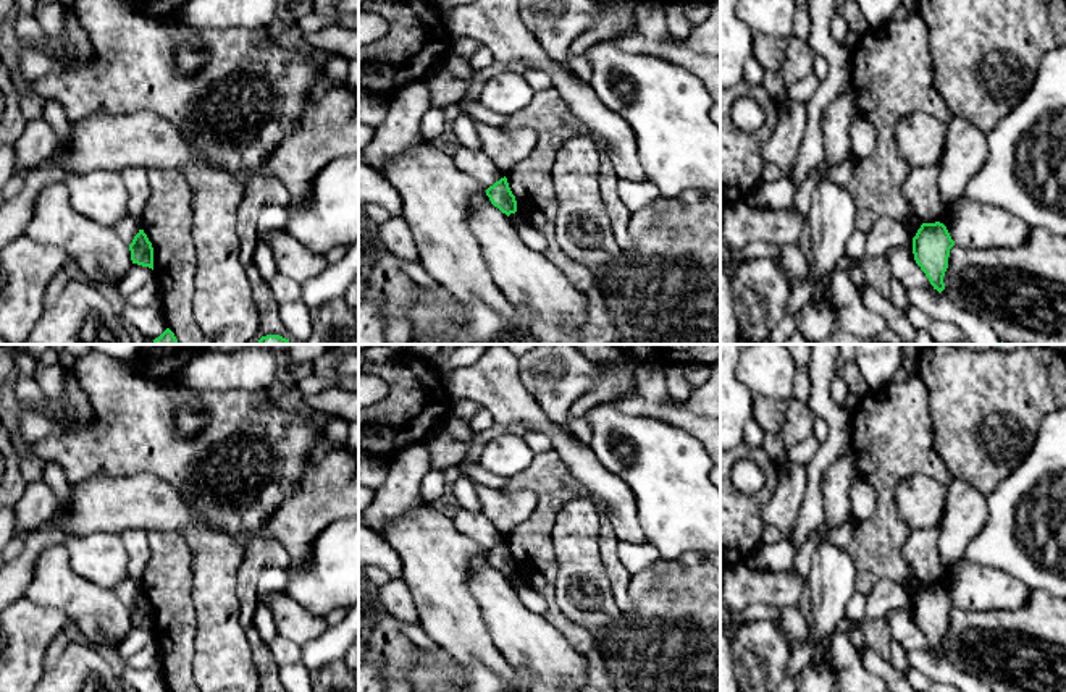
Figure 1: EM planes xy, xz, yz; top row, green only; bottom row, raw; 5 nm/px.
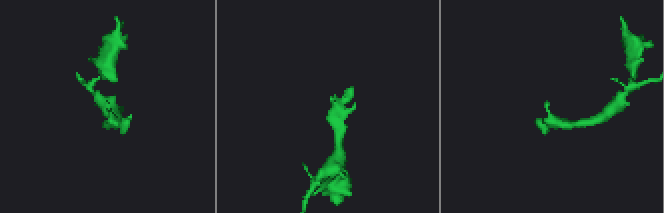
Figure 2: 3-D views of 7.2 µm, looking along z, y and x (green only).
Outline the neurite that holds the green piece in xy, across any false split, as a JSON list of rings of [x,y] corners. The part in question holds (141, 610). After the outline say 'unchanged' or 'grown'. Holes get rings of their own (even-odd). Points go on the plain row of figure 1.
[[[139,592],[134,598],[132,605],[129,606],[129,613],[132,626],[153,632],[153,610],[144,592]]]; unchanged

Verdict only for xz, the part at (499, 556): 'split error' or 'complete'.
complete

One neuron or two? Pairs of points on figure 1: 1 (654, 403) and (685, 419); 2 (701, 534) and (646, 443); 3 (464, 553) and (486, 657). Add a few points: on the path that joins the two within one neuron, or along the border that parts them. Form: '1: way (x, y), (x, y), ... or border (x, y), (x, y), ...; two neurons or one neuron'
1: way (663, 406), (677, 416); one neuron
2: way (685, 511), (677, 503), (669, 472), (663, 466); one neuron
3: way (456, 579), (456, 624), (461, 631); one neuron

